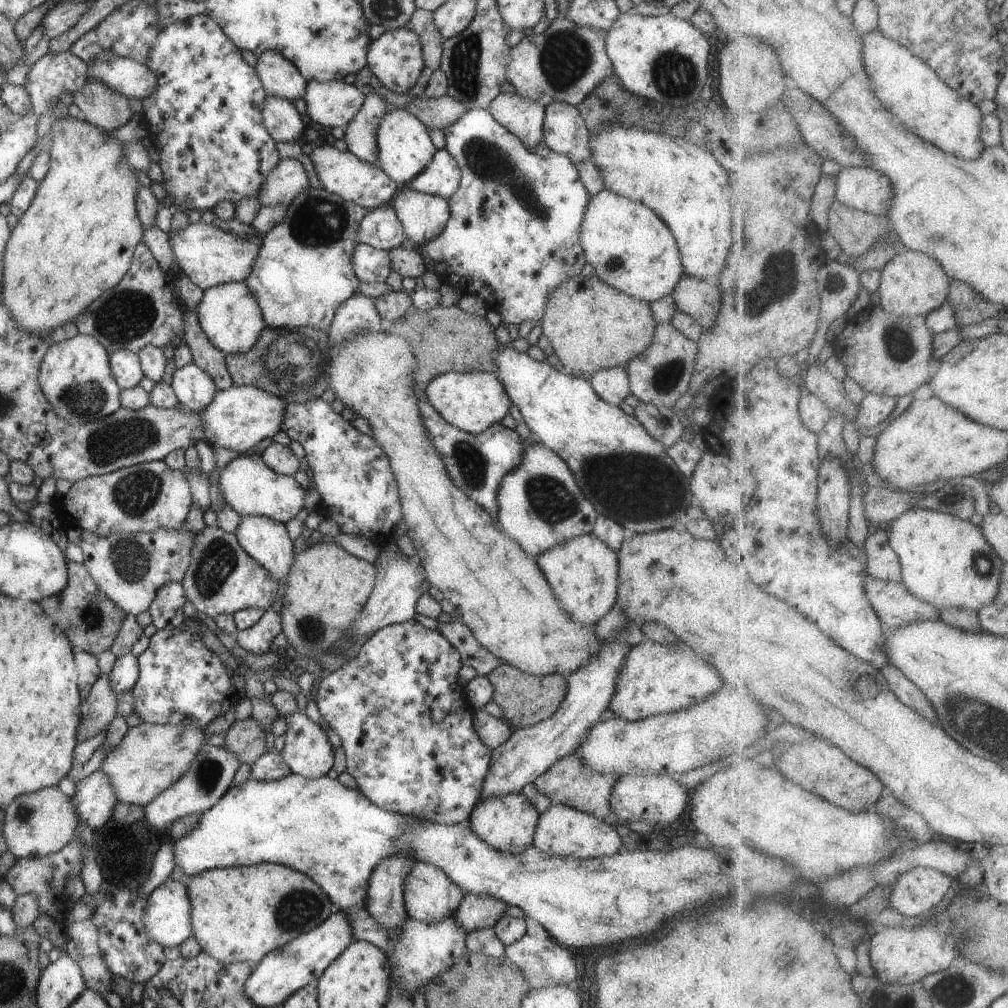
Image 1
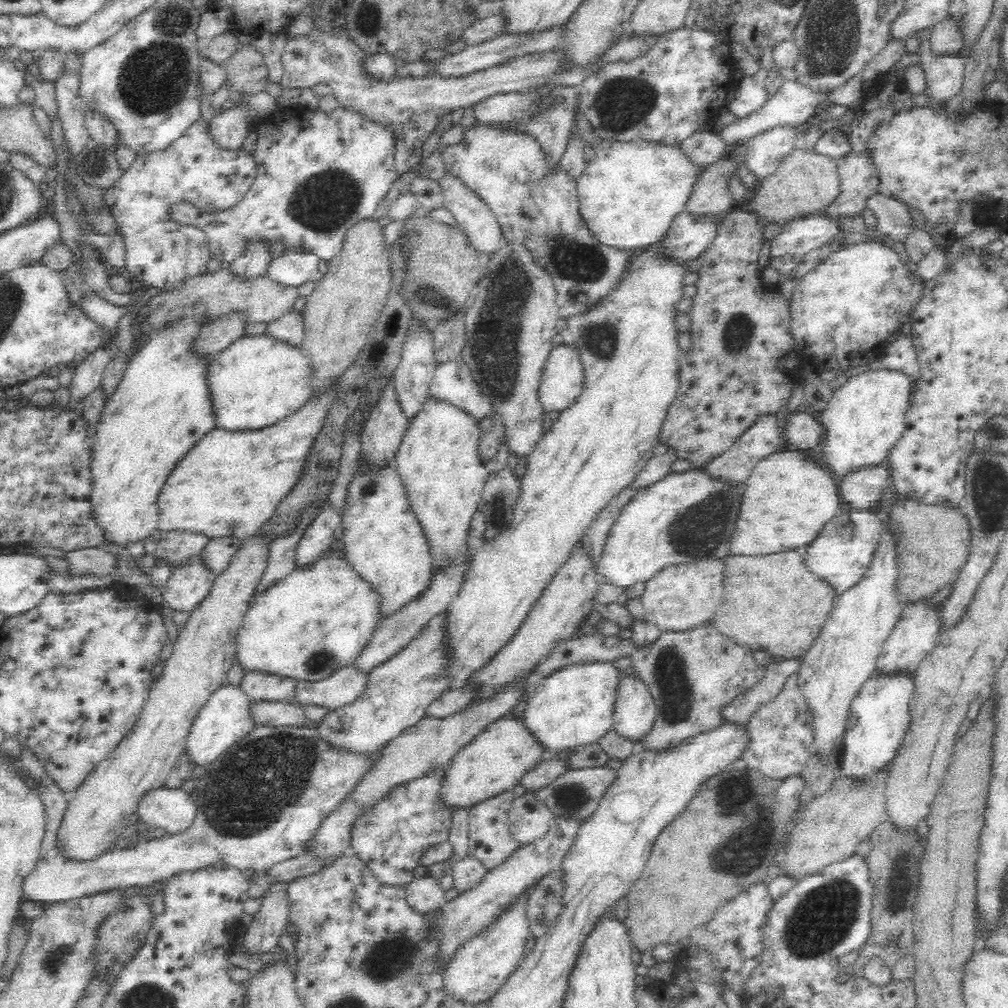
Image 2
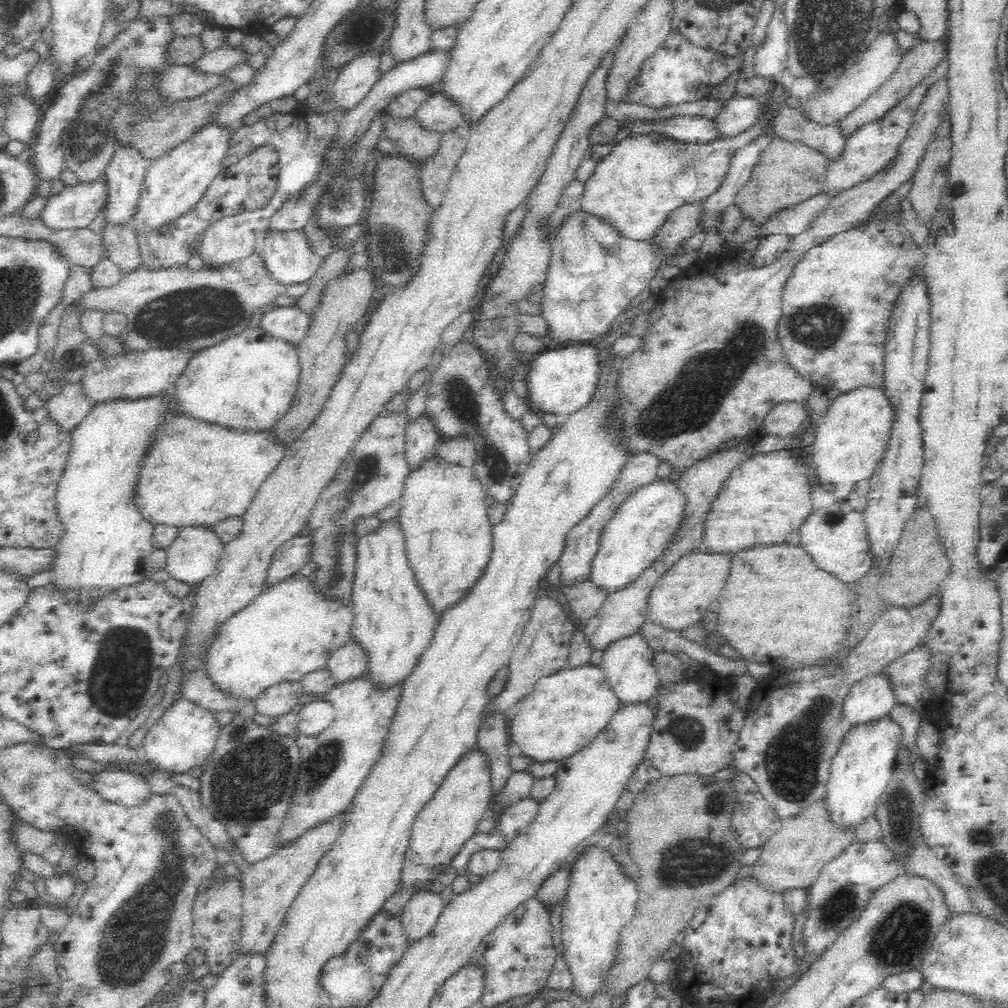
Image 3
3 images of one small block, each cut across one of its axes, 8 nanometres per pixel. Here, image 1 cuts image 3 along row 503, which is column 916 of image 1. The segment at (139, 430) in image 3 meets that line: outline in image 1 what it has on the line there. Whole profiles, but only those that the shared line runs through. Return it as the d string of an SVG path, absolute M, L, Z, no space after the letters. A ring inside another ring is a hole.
M881 29L864 34L864 56L872 78L876 78L876 90L882 102L888 102L888 110L896 110L898 118L912 124L912 128L929 143L939 146L958 158L978 160L984 150L984 112L971 98L956 92L949 82L920 55L901 42L888 37Z

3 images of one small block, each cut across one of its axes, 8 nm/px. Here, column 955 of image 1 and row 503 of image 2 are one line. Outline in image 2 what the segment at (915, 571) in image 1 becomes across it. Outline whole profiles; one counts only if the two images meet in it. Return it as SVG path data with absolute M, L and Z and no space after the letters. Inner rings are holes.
M654 245L644 247L647 252L643 255L643 264L634 272L628 274L628 278L624 280L621 290L615 291L606 300L602 306L592 308L590 312L578 316L570 316L567 319L566 326L561 332L563 343L568 346L577 348L580 351L580 356L585 369L584 392L580 394L576 404L561 411L558 418L551 424L551 428L539 436L537 443L534 444L532 450L527 454L527 466L522 479L520 479L520 488L517 501L514 505L513 516L510 524L497 532L494 536L482 539L474 539L472 545L471 559L463 570L462 580L460 581L458 590L451 596L449 603L443 608L441 615L443 616L441 628L441 652L443 652L443 661L441 662L441 670L443 670L443 680L447 682L446 690L458 689L467 684L472 683L472 678L486 668L518 634L518 630L522 628L522 624L526 622L528 614L532 612L534 604L542 597L542 592L548 586L556 571L568 560L569 554L572 552L573 546L582 538L586 529L592 524L593 520L600 514L605 506L619 493L628 487L634 480L634 477L644 468L646 461L652 456L653 448L659 443L658 431L663 416L667 411L670 401L675 397L677 389L678 369L676 369L675 356L679 349L675 339L678 332L673 325L673 314L676 312L677 302L683 294L682 278L686 269L684 266L674 263L664 263L658 255L656 255L656 247Z

